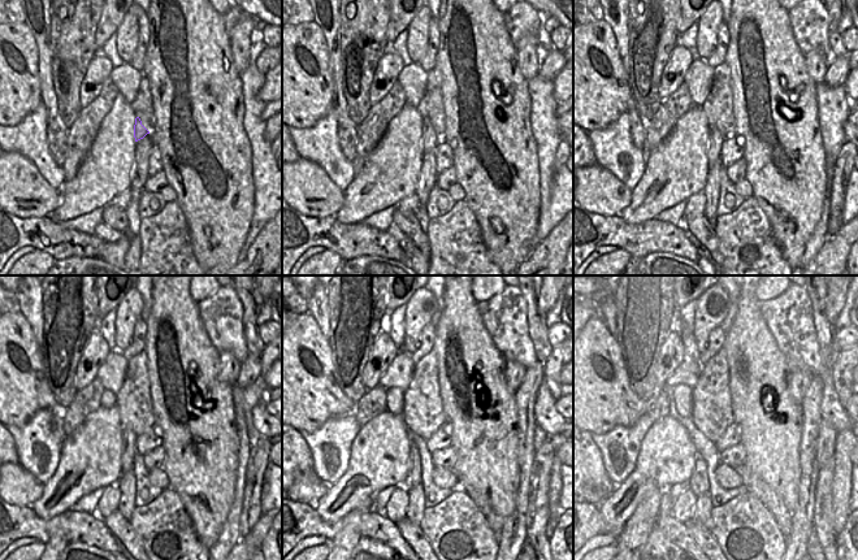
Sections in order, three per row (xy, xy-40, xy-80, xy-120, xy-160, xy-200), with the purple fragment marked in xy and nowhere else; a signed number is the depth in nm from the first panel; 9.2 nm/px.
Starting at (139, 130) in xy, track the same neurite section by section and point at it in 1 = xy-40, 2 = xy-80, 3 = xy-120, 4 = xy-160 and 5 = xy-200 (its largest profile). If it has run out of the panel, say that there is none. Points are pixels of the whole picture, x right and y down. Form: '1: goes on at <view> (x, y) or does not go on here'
1: goes on at xy-40 (429, 138)
2: goes on at xy-80 (714, 144)
3: goes on at xy-120 (129, 450)
4: goes on at xy-160 (414, 478)
5: goes on at xy-200 (698, 482)

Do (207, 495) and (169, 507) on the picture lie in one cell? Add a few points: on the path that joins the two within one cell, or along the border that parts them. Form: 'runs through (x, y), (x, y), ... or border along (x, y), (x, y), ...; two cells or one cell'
border along (169, 487), (181, 502), (194, 532); two cells

